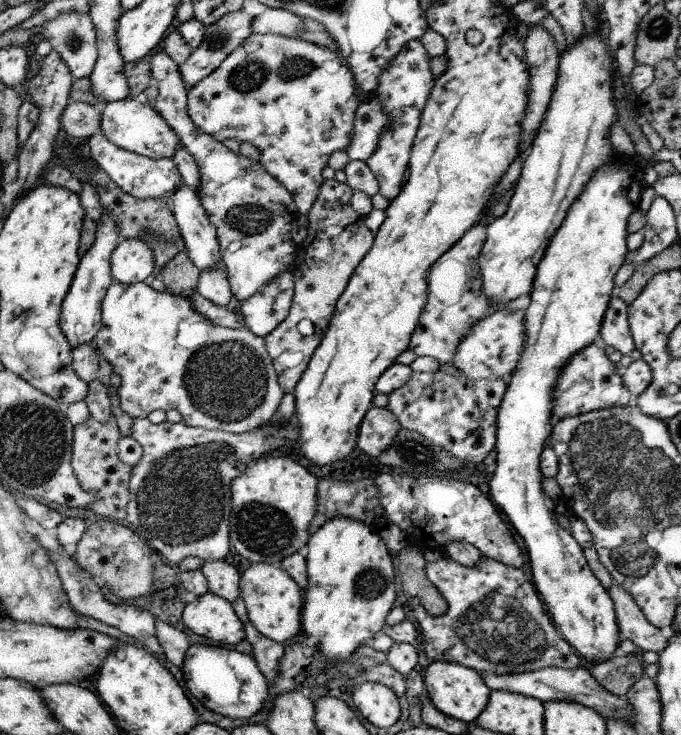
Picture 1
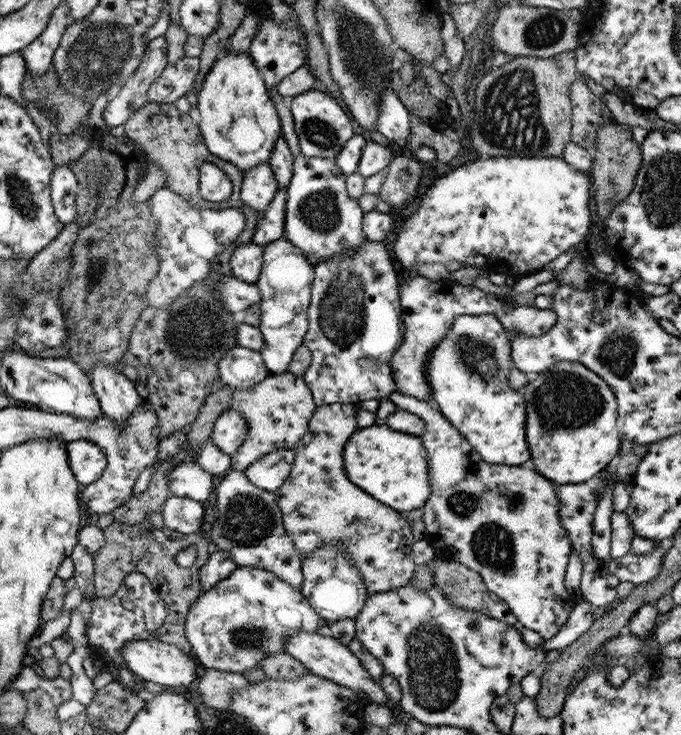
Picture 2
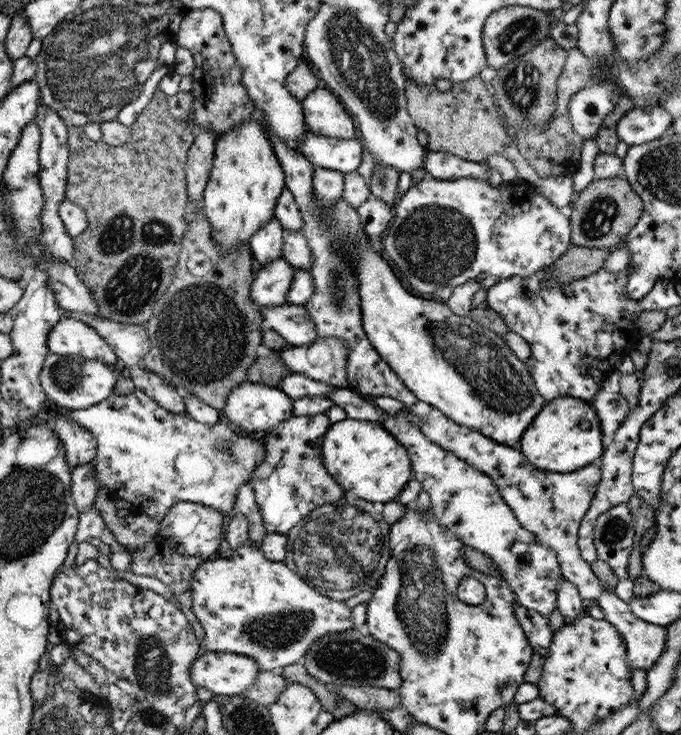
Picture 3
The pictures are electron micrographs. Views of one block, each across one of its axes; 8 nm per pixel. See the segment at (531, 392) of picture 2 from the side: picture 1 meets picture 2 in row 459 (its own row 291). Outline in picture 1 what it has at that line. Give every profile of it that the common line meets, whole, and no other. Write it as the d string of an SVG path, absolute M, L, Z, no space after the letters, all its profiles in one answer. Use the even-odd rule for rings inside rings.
M629 153L618 154L614 161L608 162L606 166L602 166L602 168L597 168L596 172L594 172L594 176L590 178L590 182L586 184L586 188L584 188L584 192L580 194L580 198L576 198L576 202L570 206L570 210L568 210L568 214L566 214L566 218L564 218L564 222L562 222L562 226L558 228L556 234L550 240L550 244L548 244L548 248L546 248L546 252L544 253L544 258L538 264L538 268L536 271L536 276L533 278L534 289L530 294L530 305L525 310L526 312L526 346L524 347L524 352L522 352L522 356L520 356L520 360L518 360L518 366L516 366L513 374L511 375L511 380L508 382L507 390L505 391L503 400L501 401L500 407L498 408L497 413L497 434L496 434L496 471L494 472L494 477L488 484L486 484L487 493L490 494L490 498L492 501L496 502L498 506L502 509L502 512L508 516L508 520L512 522L512 526L514 526L514 530L522 536L522 540L524 540L524 544L526 544L526 550L528 552L528 560L530 561L530 566L532 567L533 574L533 584L545 605L545 608L552 619L553 624L558 628L558 631L561 635L566 639L566 642L576 650L576 652L584 657L588 662L592 663L594 666L600 664L601 662L606 662L610 660L612 657L617 655L617 648L620 644L620 628L618 628L618 622L616 622L616 610L614 608L614 602L612 602L612 598L610 598L610 594L608 591L600 584L598 578L592 573L590 567L588 567L588 562L586 562L586 558L584 557L584 552L582 551L582 547L574 540L574 537L566 531L566 529L562 528L560 524L558 524L558 520L556 520L555 507L556 503L551 500L544 491L542 487L543 475L541 474L540 469L540 458L542 452L545 450L546 445L548 443L549 437L552 435L553 426L552 419L553 417L553 409L555 404L555 387L559 382L559 377L563 372L564 366L570 362L570 358L574 356L574 354L578 354L580 350L584 350L586 346L590 346L592 342L597 342L600 339L600 328L602 326L602 318L604 318L604 314L606 314L606 310L608 310L608 304L610 304L610 298L614 295L614 276L616 276L616 272L618 272L618 268L620 268L626 260L626 254L629 252L628 248L626 248L626 238L628 228L628 220L630 216L632 216L633 212L637 210L637 195L640 195L640 189L635 189L637 186L642 186L645 182L642 179L642 174L644 174L643 170L645 168L645 163L640 166L640 164L636 164L636 160L634 157L630 156Z

